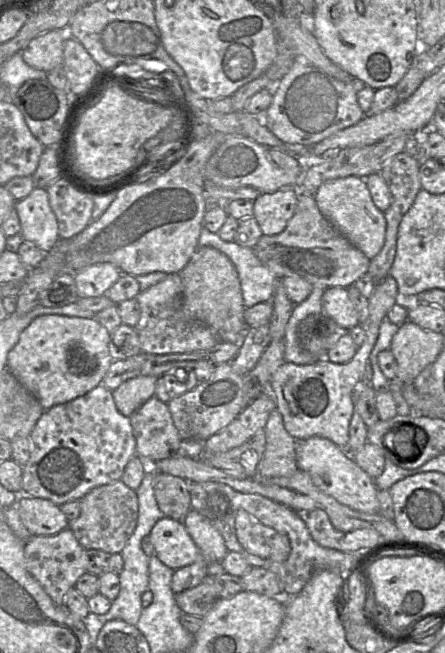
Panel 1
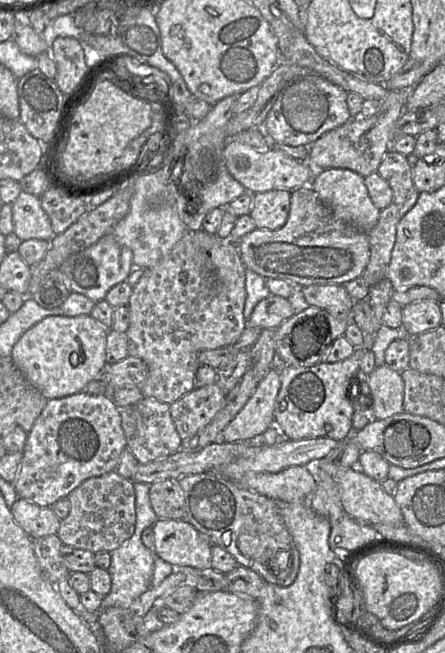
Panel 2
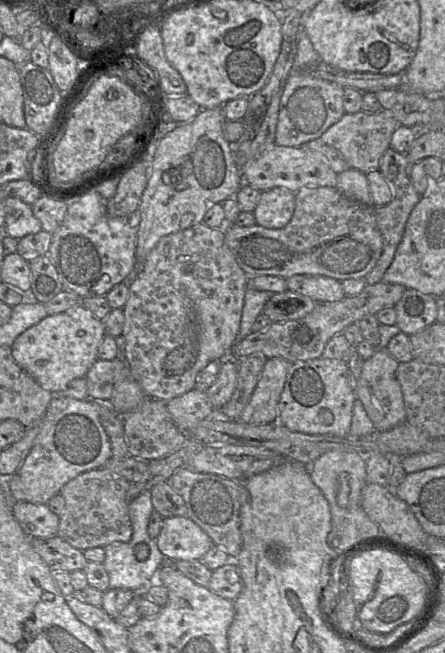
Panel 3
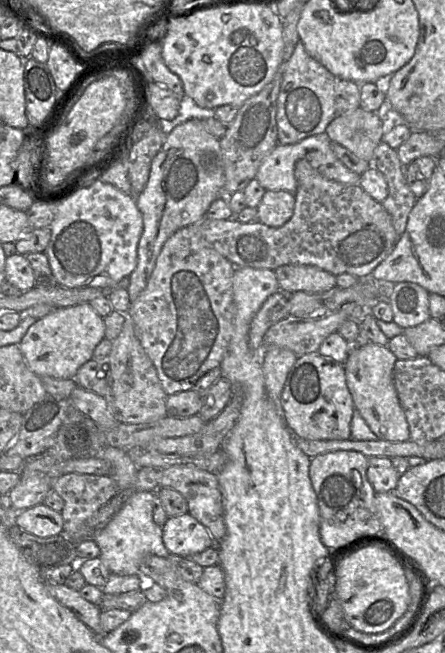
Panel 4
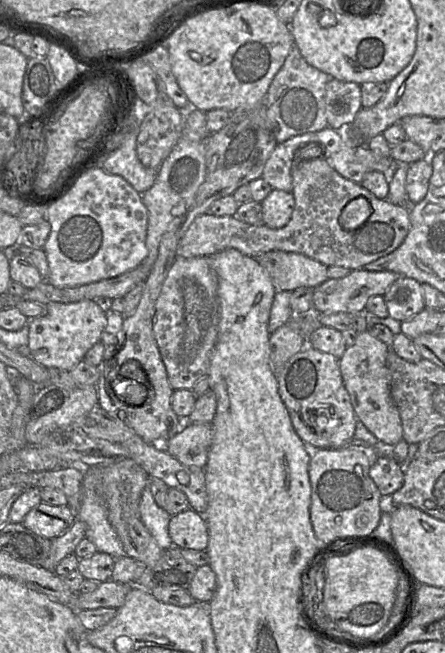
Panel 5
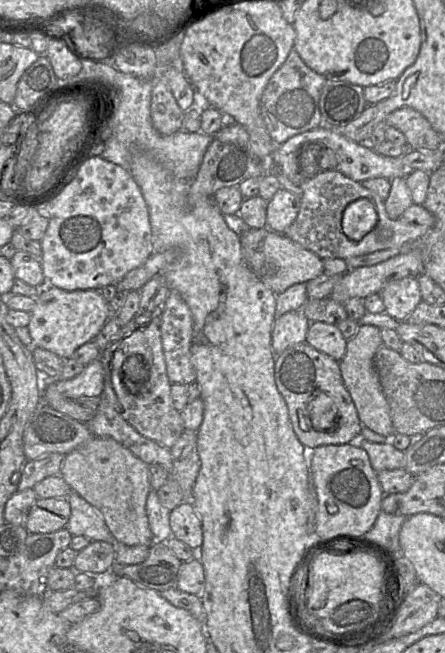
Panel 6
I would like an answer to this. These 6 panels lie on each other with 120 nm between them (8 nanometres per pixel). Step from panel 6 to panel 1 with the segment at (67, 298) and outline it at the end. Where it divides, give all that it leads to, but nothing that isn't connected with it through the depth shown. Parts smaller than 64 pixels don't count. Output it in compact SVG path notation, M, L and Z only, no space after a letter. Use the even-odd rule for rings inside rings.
M42 315L35 318L27 328L20 334L19 340L12 350L8 353L7 369L20 381L20 383L39 401L44 410L51 407L69 402L77 397L83 396L95 387L102 384L102 381L114 361L109 352L110 333L97 320L81 317L63 315Z

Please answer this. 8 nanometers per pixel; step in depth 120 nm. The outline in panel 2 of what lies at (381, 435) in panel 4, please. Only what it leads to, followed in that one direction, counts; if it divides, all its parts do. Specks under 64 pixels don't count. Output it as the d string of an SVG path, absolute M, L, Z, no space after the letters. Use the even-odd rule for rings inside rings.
M384 364L368 375L372 406L370 415L383 420L404 411L404 382L401 373Z

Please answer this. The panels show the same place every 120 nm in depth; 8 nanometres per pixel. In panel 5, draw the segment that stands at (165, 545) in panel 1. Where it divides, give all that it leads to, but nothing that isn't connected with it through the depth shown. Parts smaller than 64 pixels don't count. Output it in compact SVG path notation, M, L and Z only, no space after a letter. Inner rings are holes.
M191 508L171 516L168 532L177 548L197 551L207 549L209 536L206 521L202 514Z

